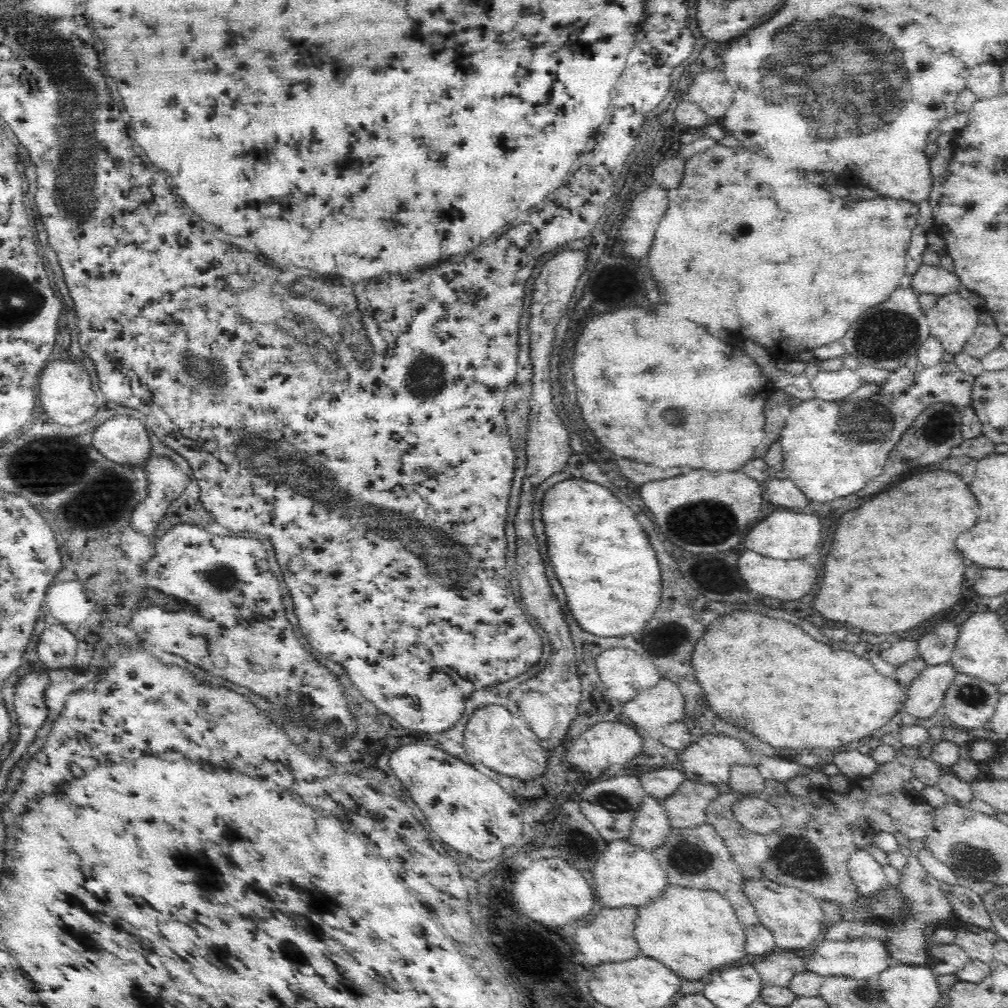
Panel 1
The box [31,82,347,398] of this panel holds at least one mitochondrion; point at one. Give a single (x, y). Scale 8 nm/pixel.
(76, 171)

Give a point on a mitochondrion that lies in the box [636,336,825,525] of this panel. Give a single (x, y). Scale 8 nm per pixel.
(675, 412)

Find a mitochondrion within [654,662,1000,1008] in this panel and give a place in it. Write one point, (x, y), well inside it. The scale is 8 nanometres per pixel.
(796, 856)

